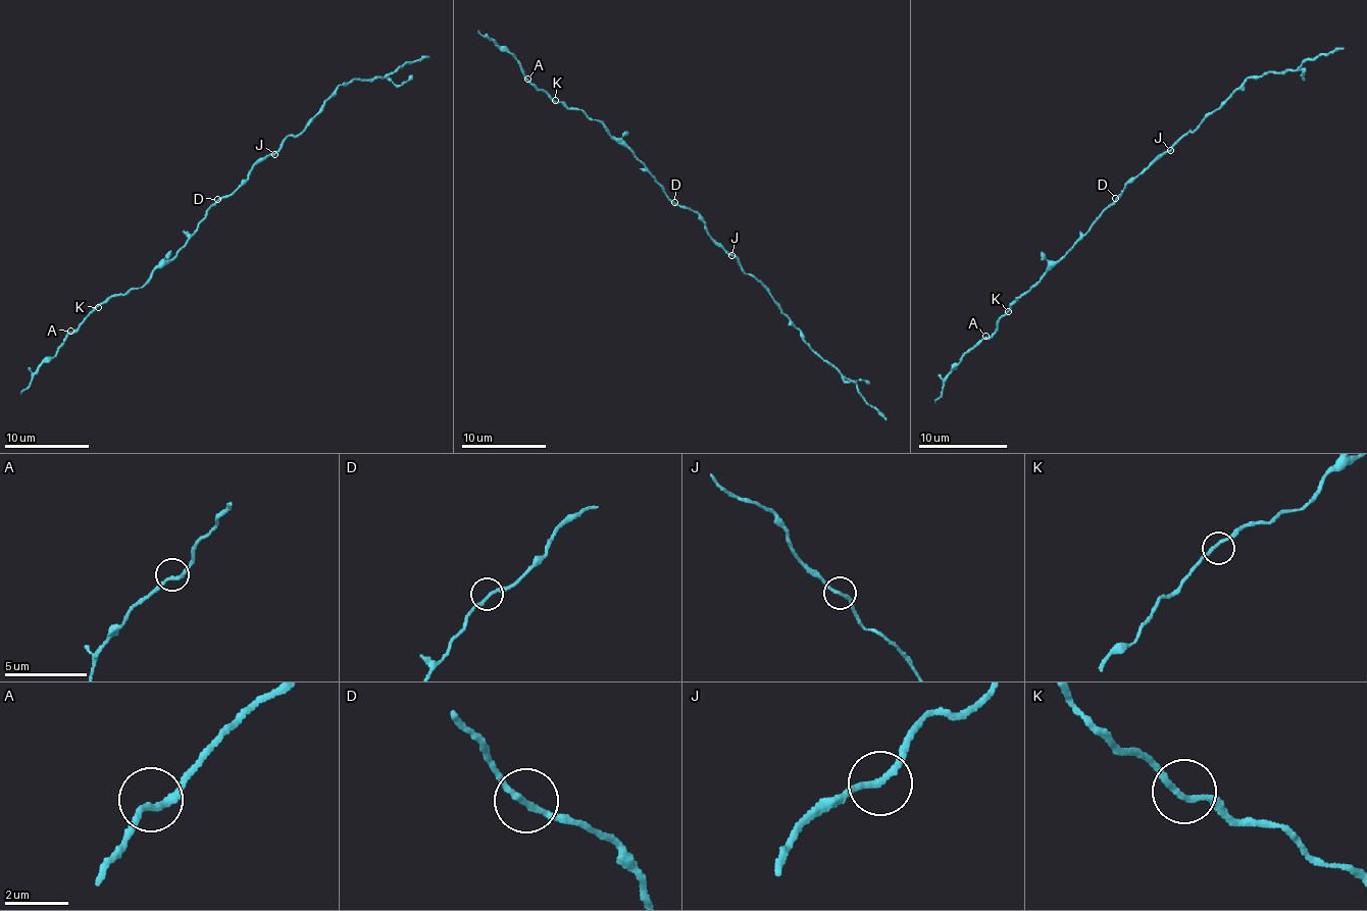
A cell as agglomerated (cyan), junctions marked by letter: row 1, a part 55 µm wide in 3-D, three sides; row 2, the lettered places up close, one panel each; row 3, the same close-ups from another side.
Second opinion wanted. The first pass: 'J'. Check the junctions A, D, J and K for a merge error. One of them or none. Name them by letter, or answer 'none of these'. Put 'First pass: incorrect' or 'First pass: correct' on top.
First pass: correct
J

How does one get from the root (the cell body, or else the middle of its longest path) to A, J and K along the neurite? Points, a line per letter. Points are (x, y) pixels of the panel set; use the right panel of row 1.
A: (1119, 196), (1089, 232), (1028, 292), (1017, 298), (999, 320), (997, 330), (985, 336)
J: (1119, 196), (1128, 182), (1166, 151), (1171, 151)
K: (1119, 196), (1089, 232), (1028, 292), (1017, 298), (1008, 311)

